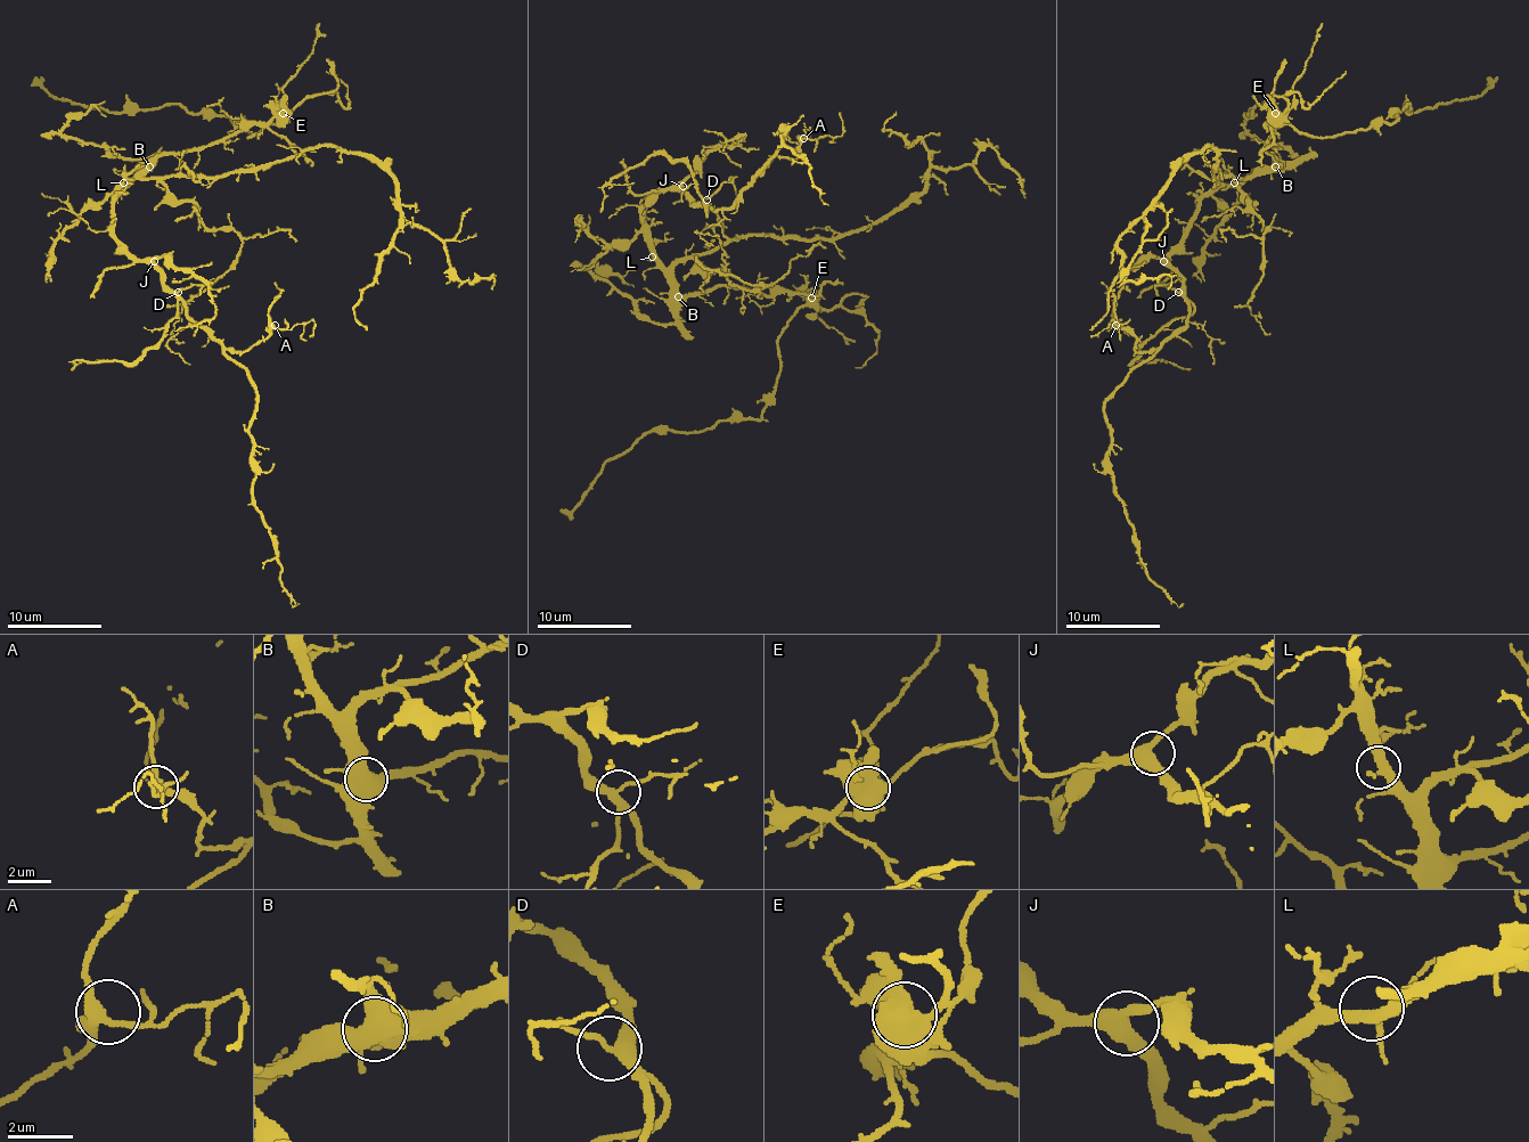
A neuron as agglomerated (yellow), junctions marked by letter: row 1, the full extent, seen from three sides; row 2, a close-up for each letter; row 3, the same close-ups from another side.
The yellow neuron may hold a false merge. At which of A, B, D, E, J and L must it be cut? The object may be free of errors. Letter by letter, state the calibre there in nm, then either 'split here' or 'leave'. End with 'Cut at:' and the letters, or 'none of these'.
A: 280 nm | leave
B: 550 nm | leave
D: 280 nm | leave
E: 650 nm | split here
J: 400 nm | leave
L: 320 nm | leave
Cut at: E

